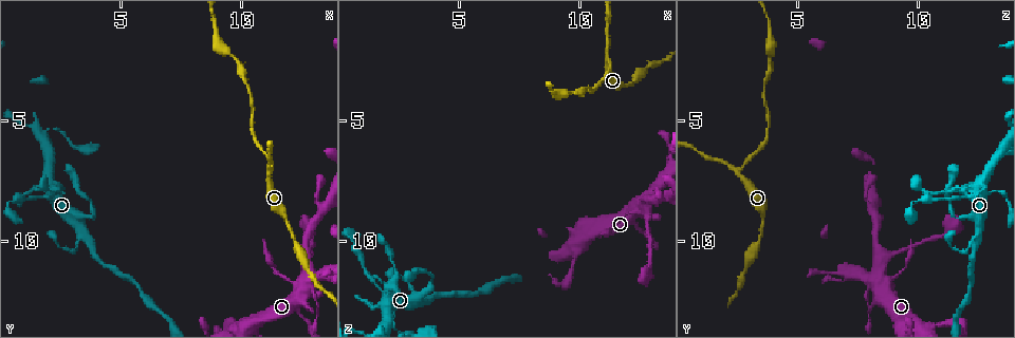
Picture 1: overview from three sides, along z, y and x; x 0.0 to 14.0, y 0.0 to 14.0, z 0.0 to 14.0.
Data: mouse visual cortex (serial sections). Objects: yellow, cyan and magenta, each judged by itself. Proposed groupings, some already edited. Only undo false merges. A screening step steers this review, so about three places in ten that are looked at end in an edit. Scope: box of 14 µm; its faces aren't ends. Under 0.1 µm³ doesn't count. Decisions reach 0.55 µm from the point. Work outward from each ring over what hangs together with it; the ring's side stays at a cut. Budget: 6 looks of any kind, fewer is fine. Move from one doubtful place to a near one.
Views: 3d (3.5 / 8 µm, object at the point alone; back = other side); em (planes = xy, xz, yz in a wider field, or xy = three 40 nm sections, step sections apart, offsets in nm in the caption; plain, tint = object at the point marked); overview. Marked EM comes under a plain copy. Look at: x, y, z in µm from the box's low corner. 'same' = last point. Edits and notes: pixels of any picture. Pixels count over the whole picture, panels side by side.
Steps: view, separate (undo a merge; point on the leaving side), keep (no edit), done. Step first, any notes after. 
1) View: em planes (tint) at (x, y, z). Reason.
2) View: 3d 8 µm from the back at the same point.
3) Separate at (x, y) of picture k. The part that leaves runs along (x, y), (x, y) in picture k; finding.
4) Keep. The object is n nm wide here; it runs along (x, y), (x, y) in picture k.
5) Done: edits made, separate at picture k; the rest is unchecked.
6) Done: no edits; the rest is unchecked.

View: 3d 3.5 µm at (4.0, 9.0, 11.5). Thick turns thin.

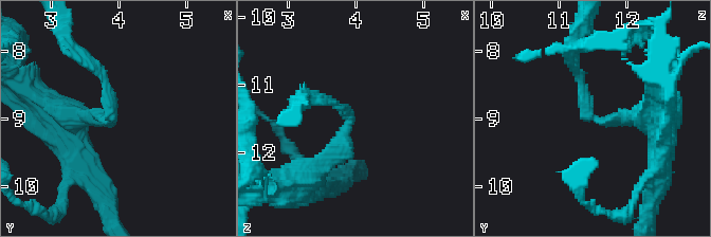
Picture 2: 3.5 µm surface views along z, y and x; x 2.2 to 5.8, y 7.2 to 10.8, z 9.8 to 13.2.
View: em planes (tint) at (3.90, 8.95, 11.50). The arms are 150, 250 nm wide.

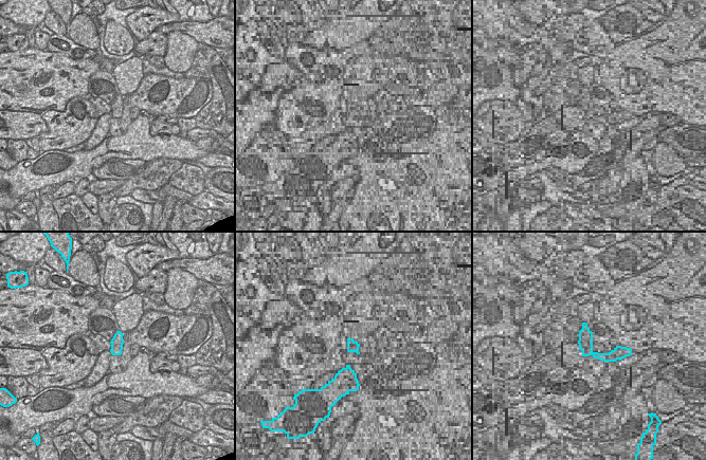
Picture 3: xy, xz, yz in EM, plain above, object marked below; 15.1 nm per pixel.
View: em xy step 2 (tint) at the same point.

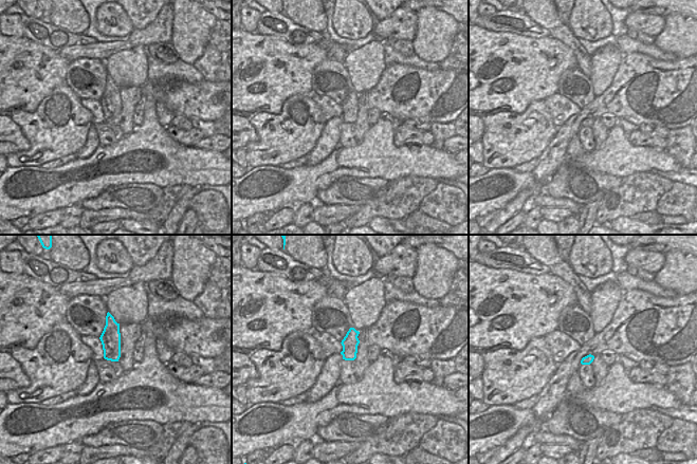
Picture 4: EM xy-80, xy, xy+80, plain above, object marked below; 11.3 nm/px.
Keep. It runs along (646, 119), (589, 114), (573, 56) in picture 2; one cell here.

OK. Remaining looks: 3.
View: em xy step 1 (tint) at (11.2, 7.1, 2.6). Arms part here.

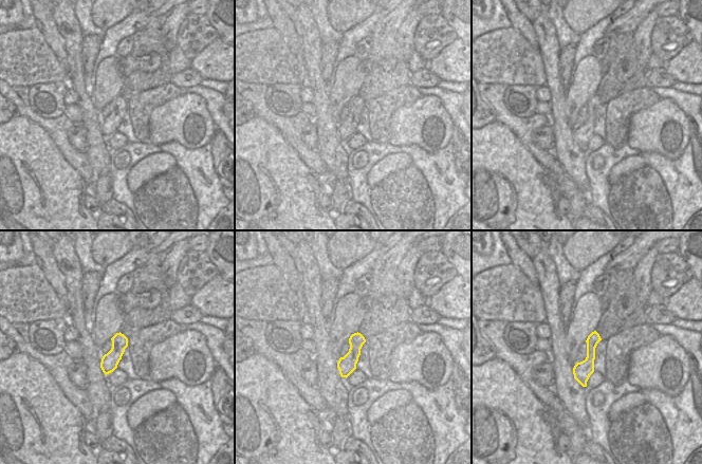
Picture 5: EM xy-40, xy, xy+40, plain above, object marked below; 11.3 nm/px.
View: 3d 3.5 µm at the same point. Wider look.

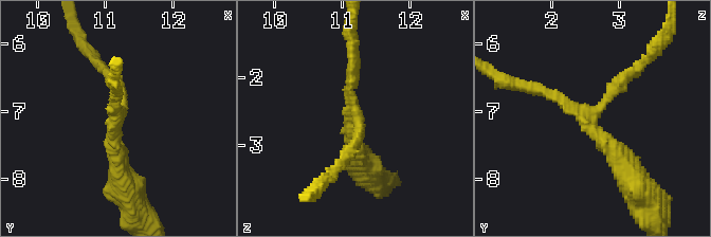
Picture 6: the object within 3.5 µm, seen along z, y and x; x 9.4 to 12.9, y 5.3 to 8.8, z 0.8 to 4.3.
Keep. The object is 200 nm wide here; it runs along (119, 179), (109, 74) in picture 6; all the same cell.

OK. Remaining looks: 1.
Done: no edits; the rest is unchecked.

